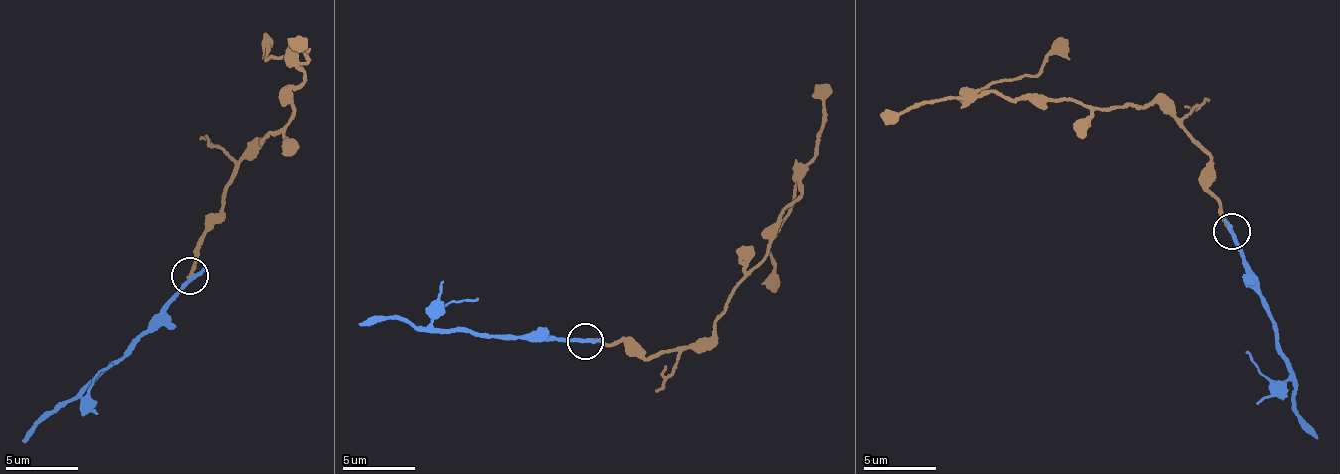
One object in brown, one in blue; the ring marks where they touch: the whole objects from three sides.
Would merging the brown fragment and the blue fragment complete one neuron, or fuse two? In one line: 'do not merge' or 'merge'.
do not merge

